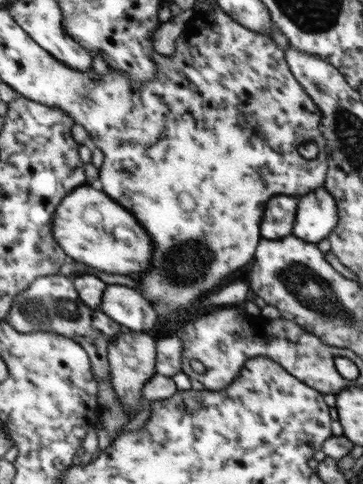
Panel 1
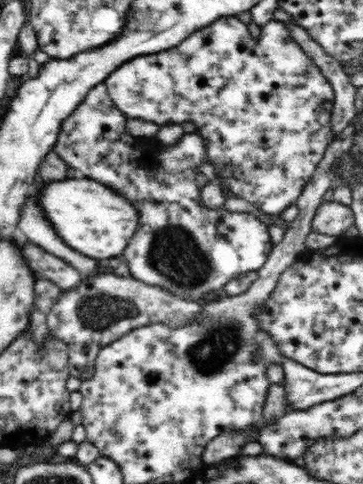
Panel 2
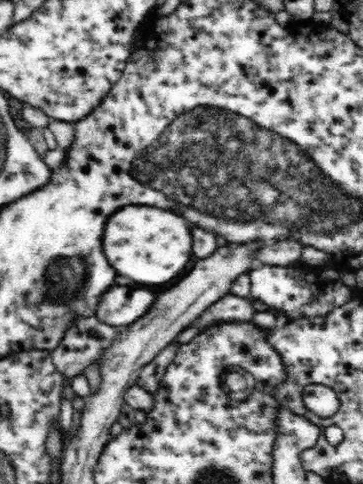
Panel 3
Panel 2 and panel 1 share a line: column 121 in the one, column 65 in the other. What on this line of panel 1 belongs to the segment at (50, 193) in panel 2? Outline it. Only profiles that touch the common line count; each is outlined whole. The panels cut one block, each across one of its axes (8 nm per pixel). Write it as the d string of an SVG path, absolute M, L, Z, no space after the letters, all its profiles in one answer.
M91 184L77 186L57 206L51 218L51 234L67 258L87 264L97 272L119 276L135 276L149 260L149 238L135 218L103 190L93 190Z

